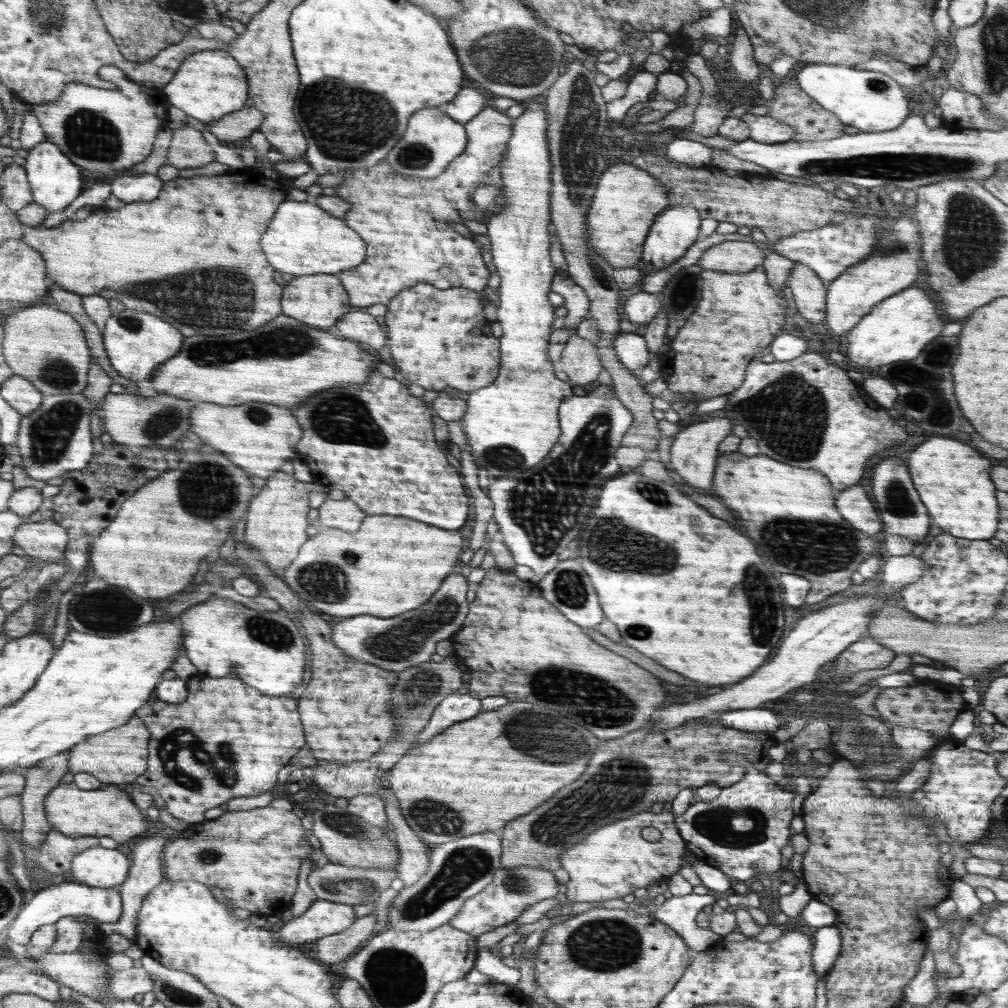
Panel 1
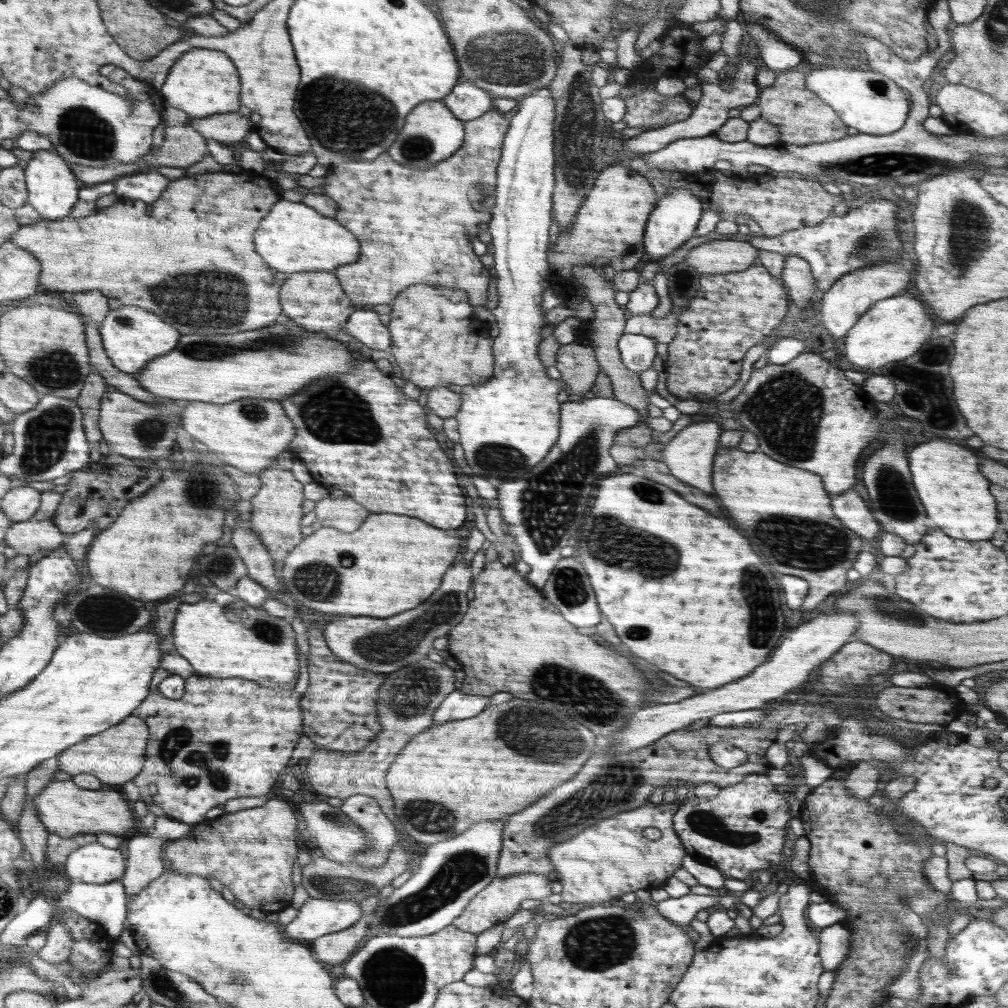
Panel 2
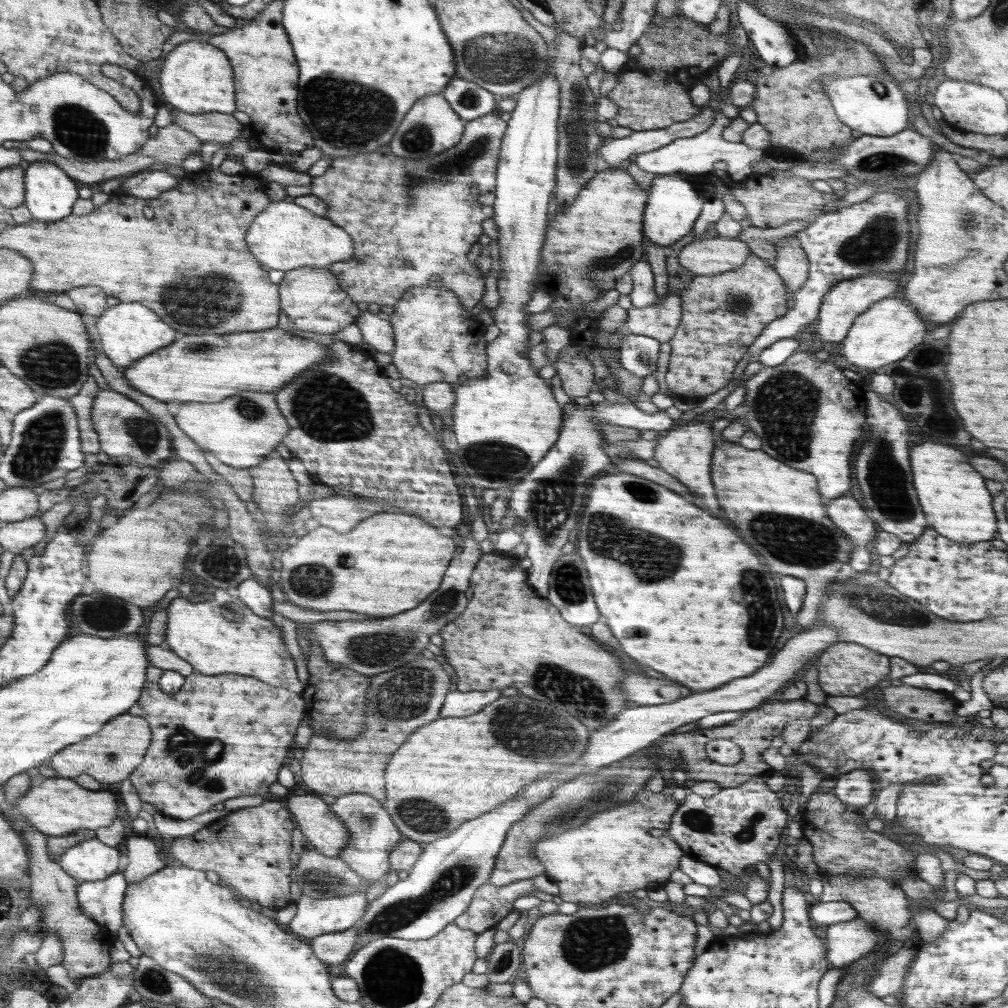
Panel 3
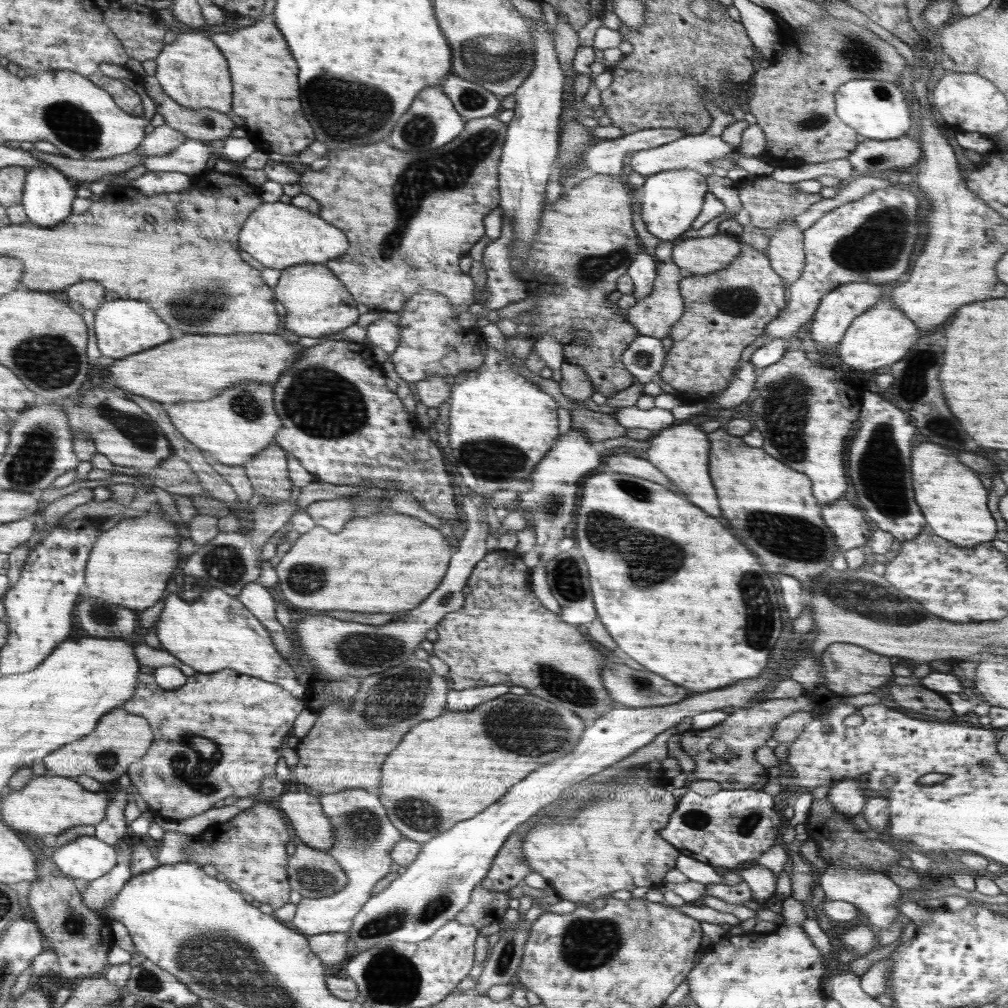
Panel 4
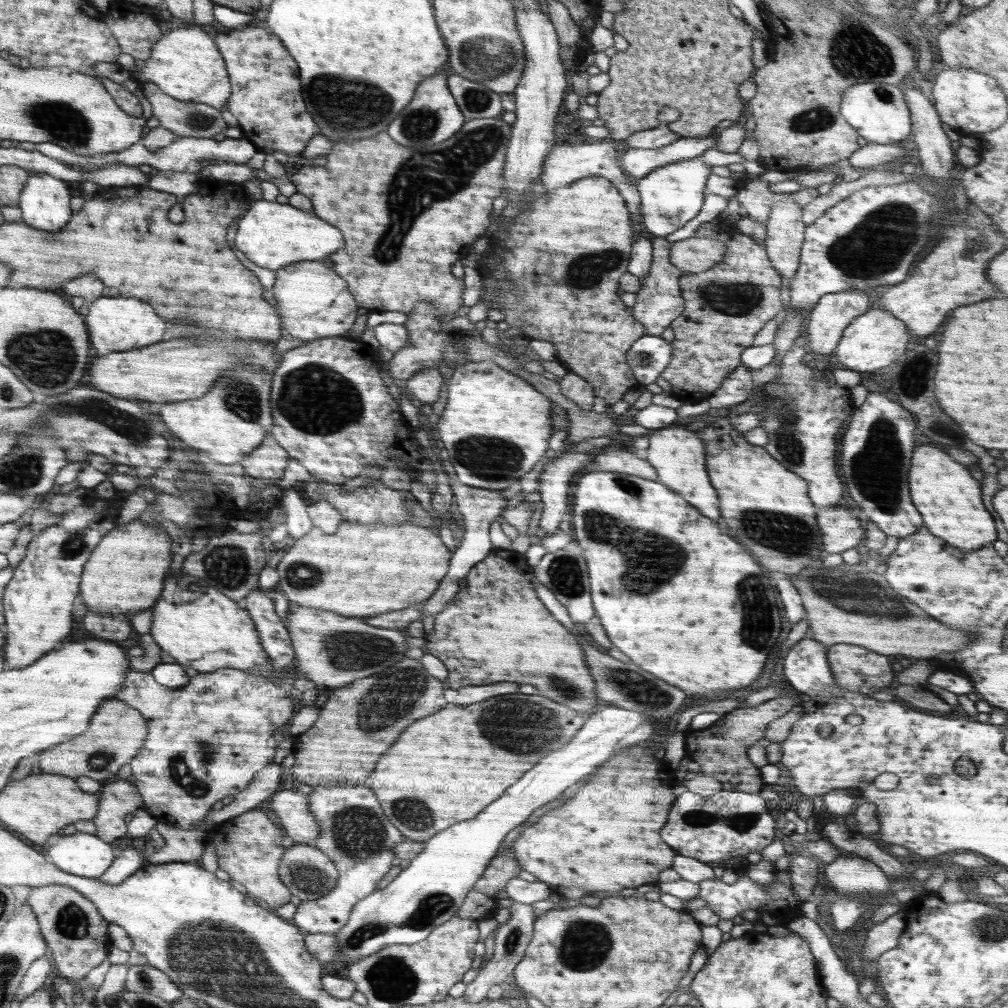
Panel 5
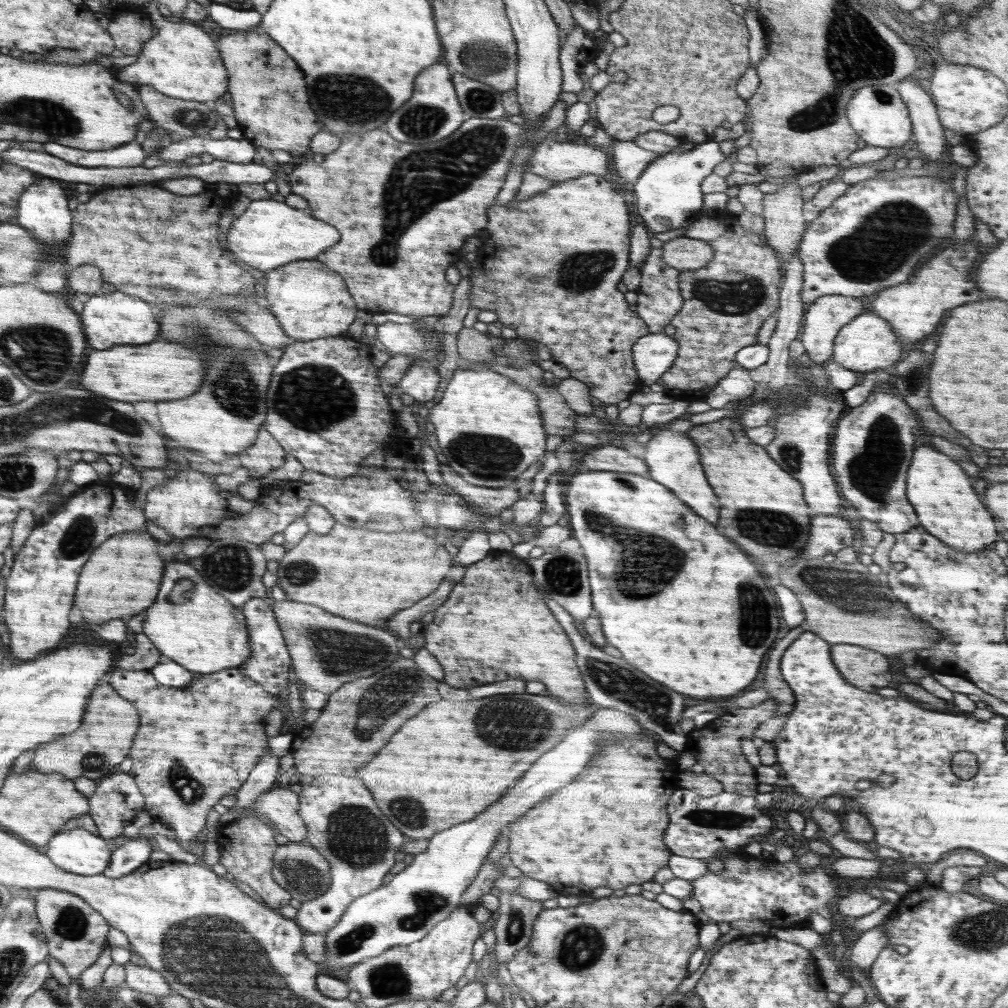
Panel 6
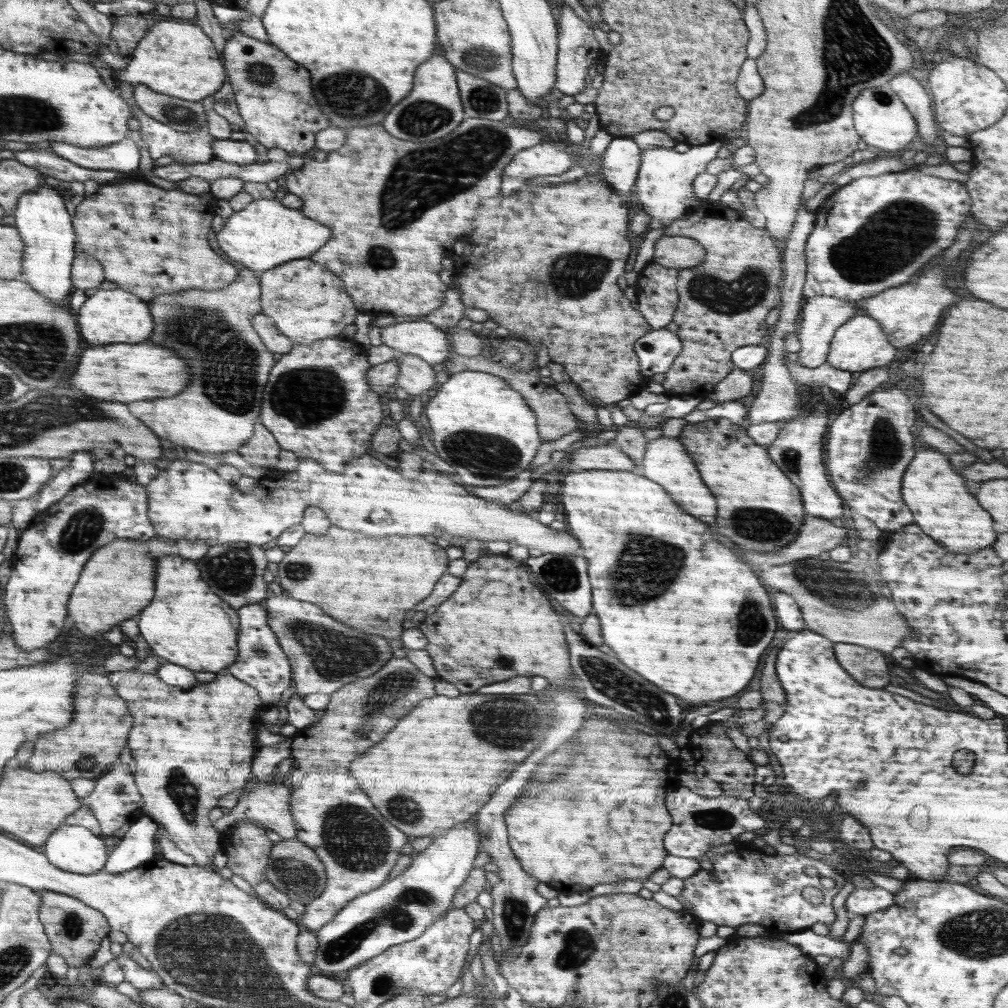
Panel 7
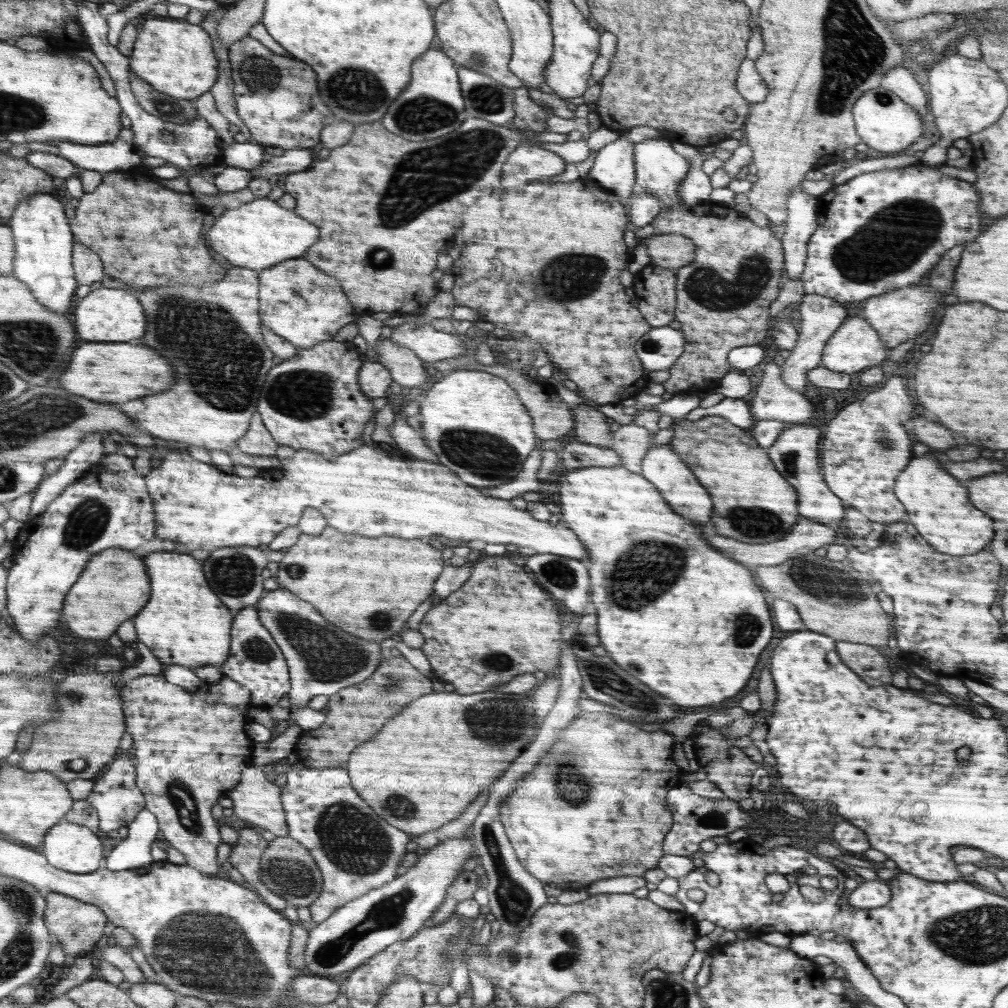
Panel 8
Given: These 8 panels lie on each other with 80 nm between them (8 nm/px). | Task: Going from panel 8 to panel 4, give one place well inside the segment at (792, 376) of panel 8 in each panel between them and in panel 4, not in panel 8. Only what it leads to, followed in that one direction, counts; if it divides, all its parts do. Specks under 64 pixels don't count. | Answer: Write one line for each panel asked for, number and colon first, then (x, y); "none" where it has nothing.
4: (837, 309)
5: (833, 312)
6: (823, 319)
7: (821, 316)

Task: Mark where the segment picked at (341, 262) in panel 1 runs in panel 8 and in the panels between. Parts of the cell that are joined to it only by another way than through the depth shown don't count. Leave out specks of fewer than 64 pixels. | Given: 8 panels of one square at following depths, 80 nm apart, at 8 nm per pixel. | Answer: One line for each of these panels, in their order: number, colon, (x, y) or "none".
2: (292, 237)
3: (285, 236)
4: (279, 235)
5: (271, 234)
6: (269, 234)
7: (265, 234)
8: (261, 233)

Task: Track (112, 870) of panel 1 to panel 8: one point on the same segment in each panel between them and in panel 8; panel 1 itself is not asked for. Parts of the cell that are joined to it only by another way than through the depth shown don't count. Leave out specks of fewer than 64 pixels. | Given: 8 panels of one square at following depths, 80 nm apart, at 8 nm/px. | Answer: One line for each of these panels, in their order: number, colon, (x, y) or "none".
2: (93, 863)
3: (88, 861)
4: (88, 858)
5: (82, 854)
6: (78, 851)
7: (75, 849)
8: (68, 846)

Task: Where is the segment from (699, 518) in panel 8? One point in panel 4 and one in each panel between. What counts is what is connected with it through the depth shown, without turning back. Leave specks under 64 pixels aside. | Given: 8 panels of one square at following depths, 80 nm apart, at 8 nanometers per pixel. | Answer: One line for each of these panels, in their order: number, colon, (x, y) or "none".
4: (681, 452)
5: (677, 454)
6: (673, 461)
7: (666, 461)

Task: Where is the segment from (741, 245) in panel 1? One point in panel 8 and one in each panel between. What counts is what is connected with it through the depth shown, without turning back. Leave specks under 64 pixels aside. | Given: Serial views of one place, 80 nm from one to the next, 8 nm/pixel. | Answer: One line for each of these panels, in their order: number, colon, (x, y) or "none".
2: (719, 256)
3: (720, 254)
4: (702, 255)
5: (693, 255)
6: (683, 253)
7: (679, 252)
8: (670, 251)

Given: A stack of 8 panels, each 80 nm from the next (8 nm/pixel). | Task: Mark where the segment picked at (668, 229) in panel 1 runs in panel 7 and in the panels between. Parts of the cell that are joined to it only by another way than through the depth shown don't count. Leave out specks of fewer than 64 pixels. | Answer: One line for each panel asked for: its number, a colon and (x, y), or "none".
2: (676, 216)
3: (674, 203)
4: (671, 200)
5: (670, 196)
6: (668, 193)
7: (664, 186)

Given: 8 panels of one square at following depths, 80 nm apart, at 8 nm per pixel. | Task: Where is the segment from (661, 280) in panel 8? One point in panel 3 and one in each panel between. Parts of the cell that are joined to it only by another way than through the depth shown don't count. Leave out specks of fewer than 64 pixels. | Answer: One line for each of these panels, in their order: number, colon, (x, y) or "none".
3: (659, 320)
4: (655, 315)
5: (659, 301)
6: (659, 300)
7: (656, 293)

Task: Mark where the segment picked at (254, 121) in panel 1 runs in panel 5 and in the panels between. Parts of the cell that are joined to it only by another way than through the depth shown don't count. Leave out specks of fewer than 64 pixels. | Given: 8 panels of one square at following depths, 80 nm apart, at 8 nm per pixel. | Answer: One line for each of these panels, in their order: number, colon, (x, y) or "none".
2: (225, 127)
3: (209, 126)
4: (207, 124)
5: (186, 119)

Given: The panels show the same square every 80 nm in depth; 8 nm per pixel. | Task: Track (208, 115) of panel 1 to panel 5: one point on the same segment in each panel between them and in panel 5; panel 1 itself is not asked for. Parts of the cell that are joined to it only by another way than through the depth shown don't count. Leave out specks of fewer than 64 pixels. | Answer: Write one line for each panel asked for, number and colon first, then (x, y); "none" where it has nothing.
2: (203, 82)
3: (196, 77)
4: (192, 70)
5: (186, 64)

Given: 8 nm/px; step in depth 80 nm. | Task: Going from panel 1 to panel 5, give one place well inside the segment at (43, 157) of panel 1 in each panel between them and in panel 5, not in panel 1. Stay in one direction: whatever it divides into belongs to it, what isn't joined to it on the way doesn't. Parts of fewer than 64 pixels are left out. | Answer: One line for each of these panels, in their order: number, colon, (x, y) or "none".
2: (53, 189)
3: (50, 192)
4: (47, 199)
5: (45, 202)

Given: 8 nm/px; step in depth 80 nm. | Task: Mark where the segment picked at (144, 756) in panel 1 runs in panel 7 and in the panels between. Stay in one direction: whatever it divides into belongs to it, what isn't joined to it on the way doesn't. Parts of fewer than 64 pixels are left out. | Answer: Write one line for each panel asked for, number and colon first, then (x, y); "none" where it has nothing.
2: (116, 756)
3: (111, 757)
4: (122, 739)
5: (114, 738)
6: (104, 739)
7: (104, 721)

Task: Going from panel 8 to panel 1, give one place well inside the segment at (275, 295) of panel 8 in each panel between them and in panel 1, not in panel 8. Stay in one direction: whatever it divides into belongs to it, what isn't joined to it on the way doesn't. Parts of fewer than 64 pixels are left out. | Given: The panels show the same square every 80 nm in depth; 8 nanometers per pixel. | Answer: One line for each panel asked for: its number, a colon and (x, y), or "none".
1: (320, 300)
2: (314, 300)
3: (312, 298)
4: (316, 304)
5: (313, 300)
6: (310, 301)
7: (308, 303)

